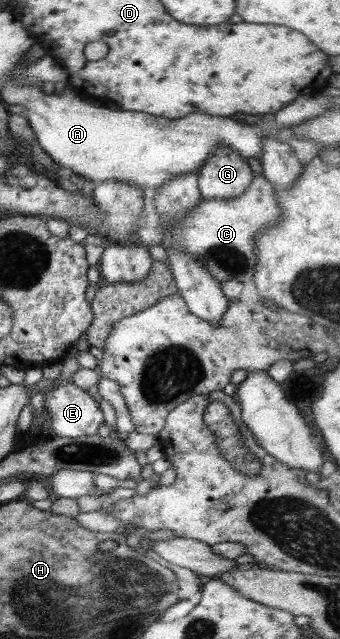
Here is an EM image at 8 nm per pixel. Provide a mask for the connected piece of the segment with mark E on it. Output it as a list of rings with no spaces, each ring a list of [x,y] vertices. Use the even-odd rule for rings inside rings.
[[[72,382],[51,388],[44,399],[51,414],[53,436],[78,438],[94,436],[104,423],[104,415],[94,392],[78,388]]]

